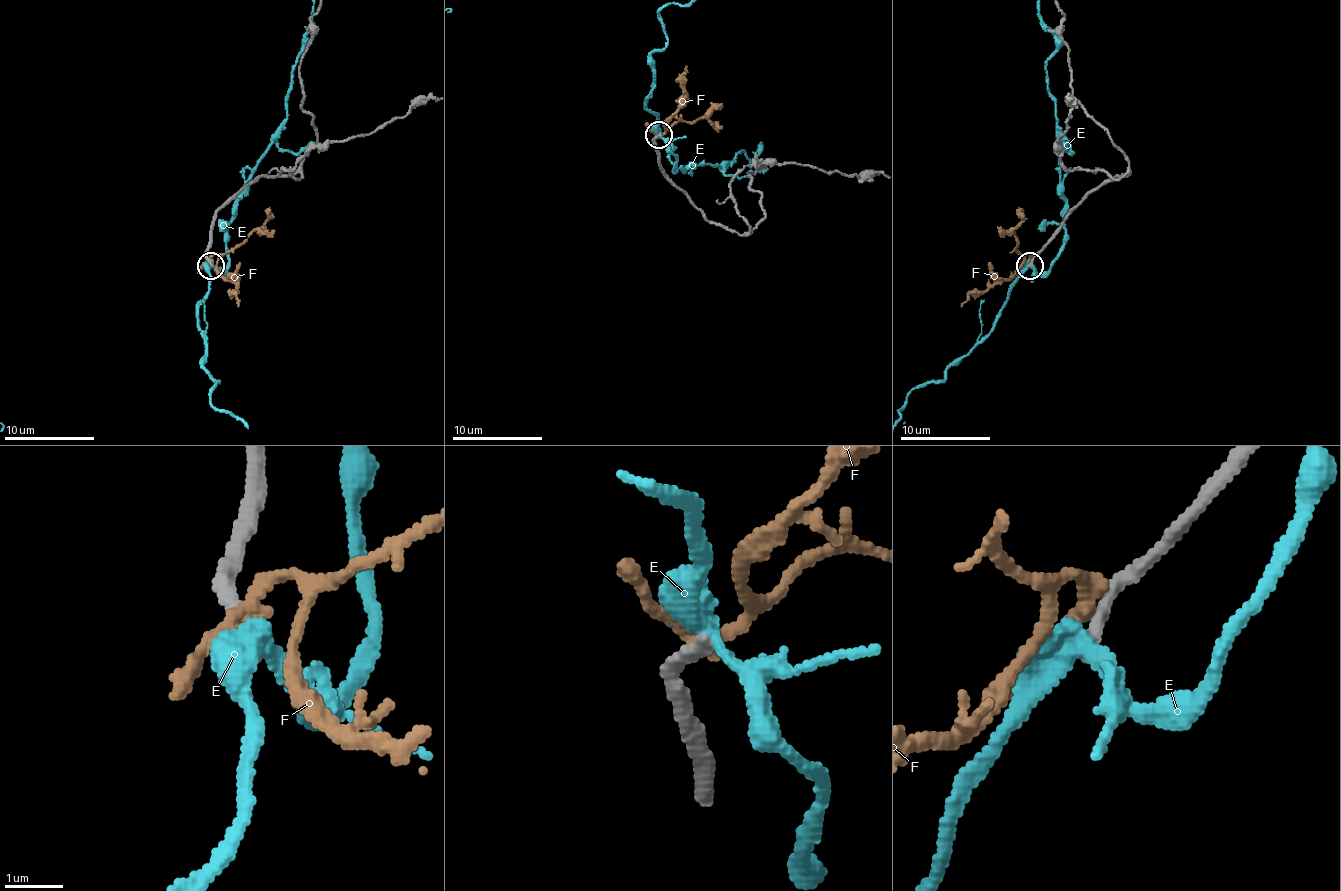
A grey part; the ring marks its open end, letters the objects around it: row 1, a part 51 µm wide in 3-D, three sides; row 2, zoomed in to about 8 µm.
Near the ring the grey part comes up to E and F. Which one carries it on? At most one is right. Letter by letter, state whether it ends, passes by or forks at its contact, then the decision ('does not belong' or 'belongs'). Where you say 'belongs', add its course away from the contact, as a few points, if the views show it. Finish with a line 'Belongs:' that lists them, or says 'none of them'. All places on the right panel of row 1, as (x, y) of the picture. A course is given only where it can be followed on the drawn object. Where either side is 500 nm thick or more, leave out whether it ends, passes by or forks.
E: it passes by; does not belong
F: it passes by; does not belong
Belongs: none of them

